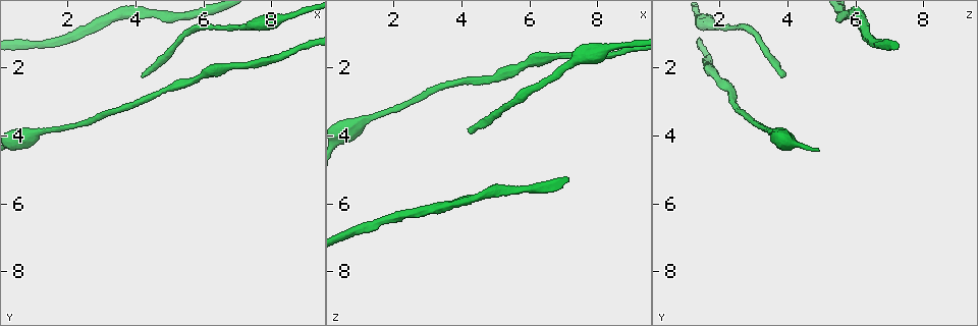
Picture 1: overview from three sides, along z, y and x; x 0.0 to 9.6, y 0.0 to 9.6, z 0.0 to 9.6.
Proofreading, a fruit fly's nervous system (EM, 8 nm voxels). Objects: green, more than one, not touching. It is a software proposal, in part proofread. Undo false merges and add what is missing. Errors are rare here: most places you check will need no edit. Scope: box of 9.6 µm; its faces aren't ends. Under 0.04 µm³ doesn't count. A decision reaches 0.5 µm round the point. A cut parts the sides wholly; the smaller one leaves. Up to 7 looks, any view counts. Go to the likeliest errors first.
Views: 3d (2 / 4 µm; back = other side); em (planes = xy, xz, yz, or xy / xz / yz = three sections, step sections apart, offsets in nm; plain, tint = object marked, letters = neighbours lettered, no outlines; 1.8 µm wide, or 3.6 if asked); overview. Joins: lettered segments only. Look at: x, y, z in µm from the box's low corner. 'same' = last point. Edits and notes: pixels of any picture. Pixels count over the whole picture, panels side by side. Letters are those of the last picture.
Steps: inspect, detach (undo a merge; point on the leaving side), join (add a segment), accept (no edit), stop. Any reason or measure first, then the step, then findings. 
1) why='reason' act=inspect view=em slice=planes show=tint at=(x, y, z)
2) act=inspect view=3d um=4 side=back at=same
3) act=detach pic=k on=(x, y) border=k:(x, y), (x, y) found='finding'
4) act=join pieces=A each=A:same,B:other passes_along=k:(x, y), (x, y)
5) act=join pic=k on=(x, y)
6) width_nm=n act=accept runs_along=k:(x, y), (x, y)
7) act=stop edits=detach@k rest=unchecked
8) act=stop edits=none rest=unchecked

why='an open end' act=inspect view=3d um=4 at=(4.15, 2.25, 3.90)

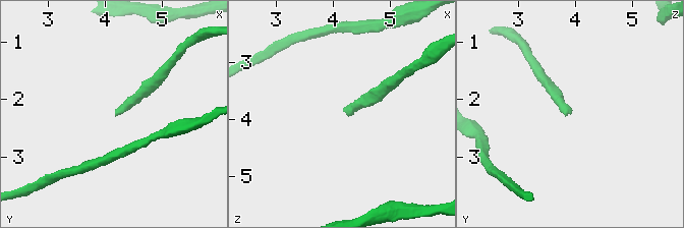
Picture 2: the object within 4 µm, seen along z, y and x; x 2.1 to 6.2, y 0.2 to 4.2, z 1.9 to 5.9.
why='now the EM' act=inspect view=em slice=yz step=16 show=letters at=(4.25, 2.25, 3.85)

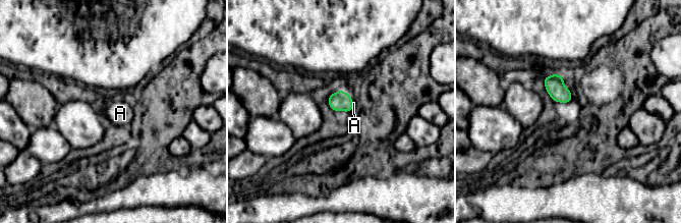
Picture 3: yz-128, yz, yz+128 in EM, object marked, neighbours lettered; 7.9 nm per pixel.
why='cut it another way' act=inspect view=em slice=planes show=letters at=same

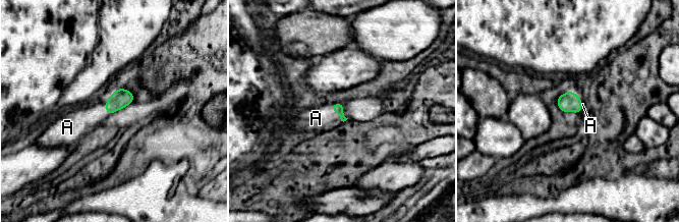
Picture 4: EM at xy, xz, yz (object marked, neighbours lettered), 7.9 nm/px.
act=join pieces=A each=A:same passes_along=4:(338, 108), (337, 113), (316, 118) found='the cell continues'

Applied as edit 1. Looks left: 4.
why='see it whole again' act=inspect view=overview

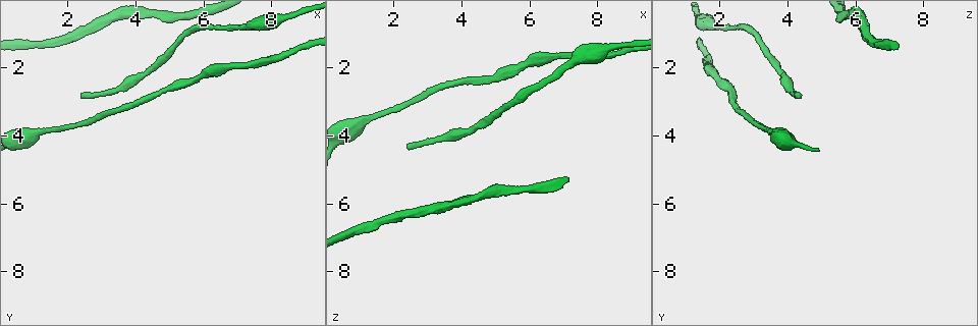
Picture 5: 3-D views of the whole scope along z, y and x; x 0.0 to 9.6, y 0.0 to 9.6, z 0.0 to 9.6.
why='thin neck' act=inspect view=3d um=4 at=(5.80, 2.40, 2.05)

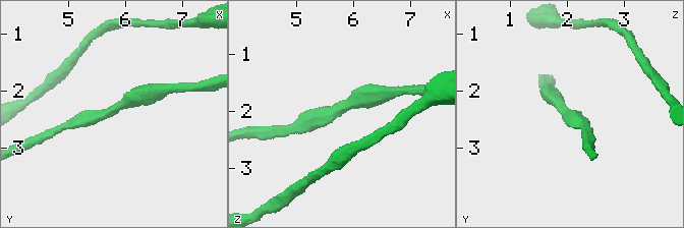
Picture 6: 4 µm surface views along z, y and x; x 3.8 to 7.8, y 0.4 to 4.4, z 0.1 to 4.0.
act=inspect view=em slice=xz step=16 show=tint at=(5.75, 2.35, 2.00)

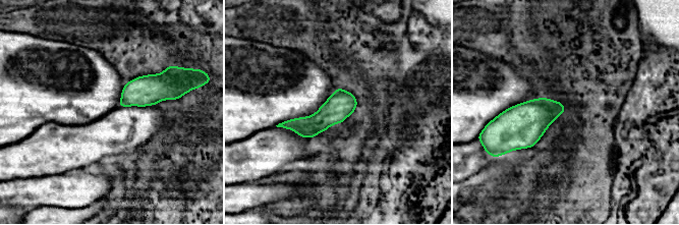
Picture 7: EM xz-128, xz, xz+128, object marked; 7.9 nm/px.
why='another direction' act=inspect view=em slice=planes show=letters at=same

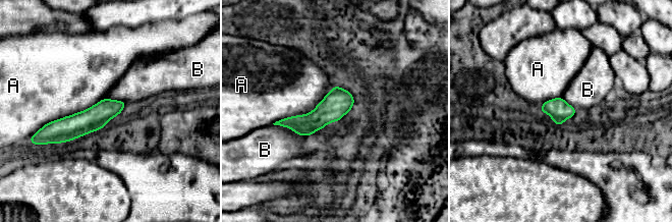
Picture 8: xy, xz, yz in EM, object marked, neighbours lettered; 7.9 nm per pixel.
act=accept each=A:other,B:other found='one cell here'

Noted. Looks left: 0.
act=stop edits=join@4 rest=unchecked

